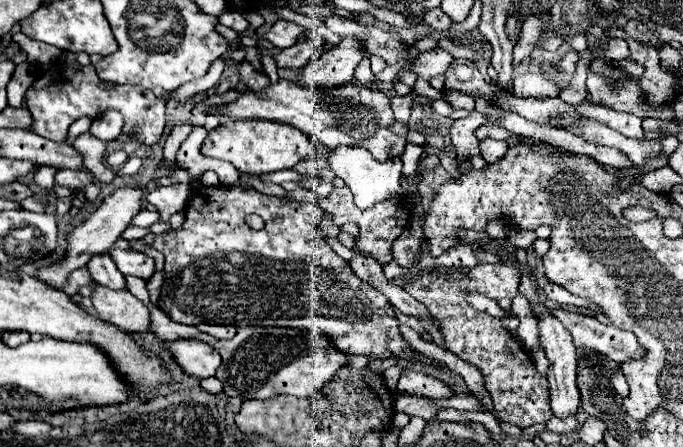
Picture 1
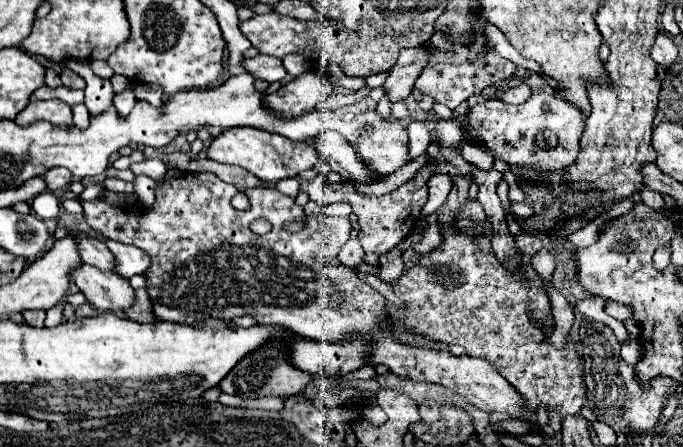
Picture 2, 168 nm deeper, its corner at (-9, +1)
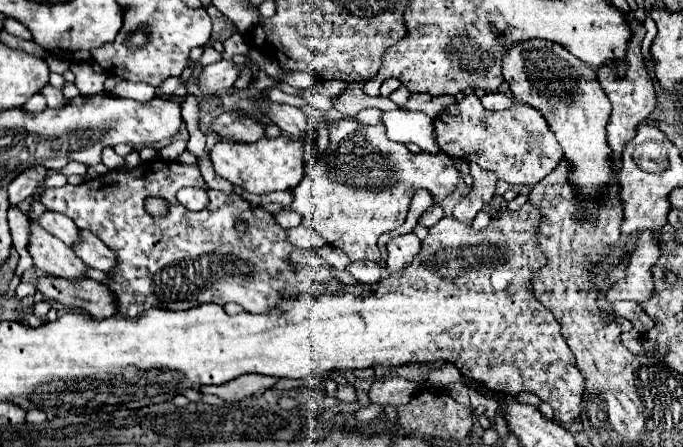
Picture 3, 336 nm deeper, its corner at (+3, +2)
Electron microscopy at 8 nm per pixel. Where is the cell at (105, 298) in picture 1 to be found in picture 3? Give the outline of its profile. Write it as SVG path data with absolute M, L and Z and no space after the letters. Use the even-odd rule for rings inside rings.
M30 224L30 230L32 230L32 234L30 234L28 250L30 250L30 256L38 270L42 270L48 276L68 278L70 282L86 280L86 270L90 270L90 268L84 266L84 262L80 262L80 258L76 258L74 250L70 246L66 246L64 242L60 242L58 238L48 234L38 224Z

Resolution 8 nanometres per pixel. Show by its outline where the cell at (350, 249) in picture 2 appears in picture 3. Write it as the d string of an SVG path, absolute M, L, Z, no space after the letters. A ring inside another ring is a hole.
M306 226L290 228L290 230L288 230L288 240L290 240L294 246L308 248L308 250L318 250L318 248L324 248L324 246L326 246L324 238L320 238L320 234L316 234L316 230L310 230L310 228L306 228Z

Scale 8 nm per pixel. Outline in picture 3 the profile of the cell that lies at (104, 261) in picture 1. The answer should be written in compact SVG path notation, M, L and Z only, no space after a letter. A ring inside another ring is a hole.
M48 210L40 216L38 222L44 230L48 230L52 236L60 238L68 246L74 246L76 242L80 242L80 228L68 216L62 216L62 214Z

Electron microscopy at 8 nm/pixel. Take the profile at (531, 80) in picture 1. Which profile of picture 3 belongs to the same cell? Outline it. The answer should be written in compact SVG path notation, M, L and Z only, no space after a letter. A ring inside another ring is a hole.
M490 92L490 94L482 96L482 104L488 110L504 110L504 108L510 108L514 104L514 100L504 92Z

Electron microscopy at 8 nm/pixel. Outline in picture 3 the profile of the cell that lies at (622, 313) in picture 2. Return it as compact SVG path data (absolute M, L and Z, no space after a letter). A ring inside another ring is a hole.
M614 302L612 304L612 312L618 314L618 316L624 316L628 318L638 332L646 332L652 328L652 320L642 312L642 308L636 304L636 302Z

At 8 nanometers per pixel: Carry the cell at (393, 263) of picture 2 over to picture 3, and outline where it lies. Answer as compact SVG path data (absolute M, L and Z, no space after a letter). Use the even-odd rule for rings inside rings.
M360 260L360 262L350 262L348 272L362 284L374 284L382 278L382 266L372 262L372 260Z

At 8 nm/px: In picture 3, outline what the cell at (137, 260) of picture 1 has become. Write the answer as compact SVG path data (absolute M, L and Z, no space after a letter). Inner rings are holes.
M80 230L82 240L76 244L74 252L78 258L82 258L90 268L102 270L102 272L112 272L116 268L116 254L110 250L100 238L96 238L88 230Z

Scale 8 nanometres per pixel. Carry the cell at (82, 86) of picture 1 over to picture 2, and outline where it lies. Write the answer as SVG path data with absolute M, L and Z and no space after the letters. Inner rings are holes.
M58 99L34 101L16 117L16 123L20 123L20 125L28 125L32 121L48 121L48 123L60 125L60 127L74 125L70 105L66 105L64 101L58 101Z

